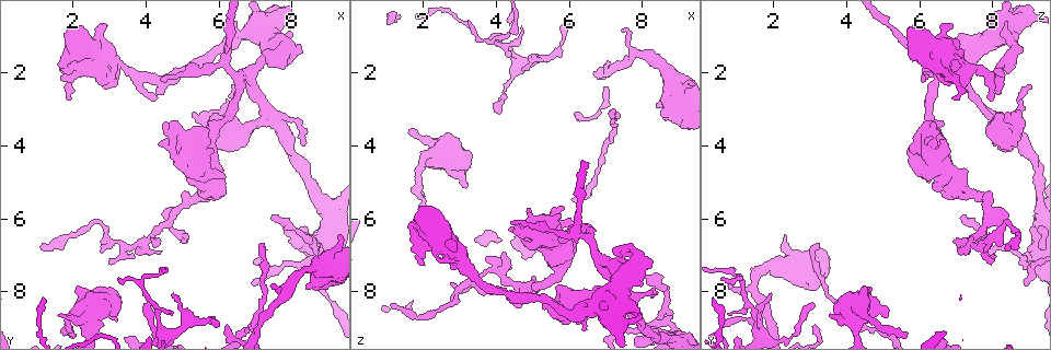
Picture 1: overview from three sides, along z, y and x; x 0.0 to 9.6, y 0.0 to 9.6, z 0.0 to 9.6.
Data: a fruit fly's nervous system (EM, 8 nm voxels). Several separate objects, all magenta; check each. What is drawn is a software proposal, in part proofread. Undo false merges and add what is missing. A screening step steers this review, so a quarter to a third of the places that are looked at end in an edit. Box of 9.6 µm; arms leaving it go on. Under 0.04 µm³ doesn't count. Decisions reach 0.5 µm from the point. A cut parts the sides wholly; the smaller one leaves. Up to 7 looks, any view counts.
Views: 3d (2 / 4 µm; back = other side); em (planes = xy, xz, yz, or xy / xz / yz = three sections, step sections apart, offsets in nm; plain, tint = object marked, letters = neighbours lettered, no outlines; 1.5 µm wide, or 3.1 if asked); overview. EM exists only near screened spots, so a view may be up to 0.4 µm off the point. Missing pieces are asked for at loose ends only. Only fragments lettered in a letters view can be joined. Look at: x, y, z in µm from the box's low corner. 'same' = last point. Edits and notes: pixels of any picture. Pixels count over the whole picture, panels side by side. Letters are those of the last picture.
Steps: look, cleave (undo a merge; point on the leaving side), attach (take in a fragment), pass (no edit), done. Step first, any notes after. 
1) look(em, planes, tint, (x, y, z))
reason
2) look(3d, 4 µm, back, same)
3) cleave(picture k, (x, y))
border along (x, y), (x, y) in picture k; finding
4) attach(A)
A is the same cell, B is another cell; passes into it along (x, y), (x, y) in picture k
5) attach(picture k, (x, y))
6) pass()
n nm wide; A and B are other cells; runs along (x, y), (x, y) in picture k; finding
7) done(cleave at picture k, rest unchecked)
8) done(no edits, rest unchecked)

look(em, xy, step 8, tint, (3.10, 8.65, 5.15))
free end

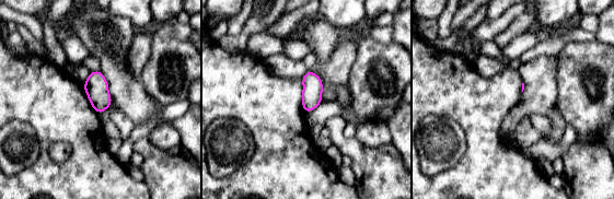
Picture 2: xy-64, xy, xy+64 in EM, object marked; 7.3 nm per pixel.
look(em, xy, step 8, letters, same)

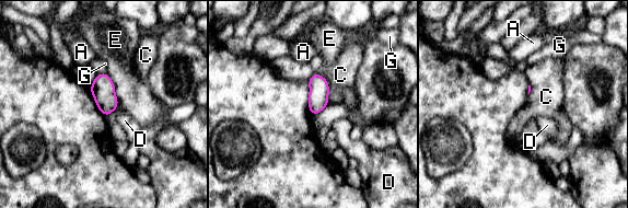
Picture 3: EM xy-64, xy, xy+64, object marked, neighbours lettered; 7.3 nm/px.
pass()
E touches over 280 nm; A, C, D, E and G are other cells; border along (315, 71), (328, 84), (328, 104) in picture 3; none of them fits

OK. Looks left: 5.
look(3d, 4 µm, (1.15, 6.85, 8.45))
long arm stops here

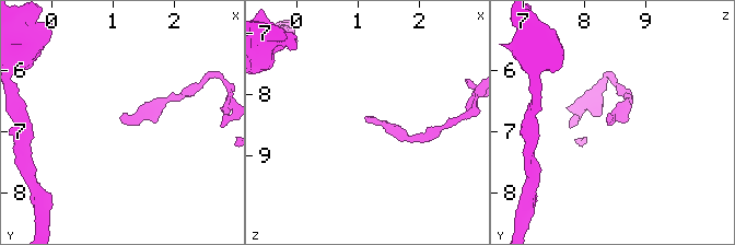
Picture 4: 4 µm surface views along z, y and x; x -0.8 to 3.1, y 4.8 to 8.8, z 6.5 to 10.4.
look(em, planes, letters, (1.10, 6.85, 8.40))

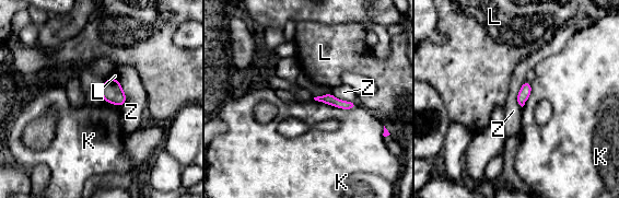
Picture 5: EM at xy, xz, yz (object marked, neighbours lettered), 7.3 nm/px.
pass()
K, L and Z are other cells; runs along (320, 98), (353, 105) in picture 5; none of them fits

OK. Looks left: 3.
look(em, planes, tint, (3.85, 6.70, 7.45))
abrupt turn

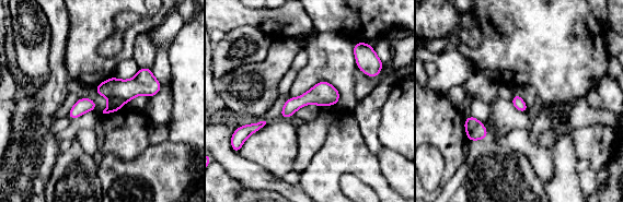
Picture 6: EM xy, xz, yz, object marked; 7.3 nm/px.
look(em, planes, letters, same)

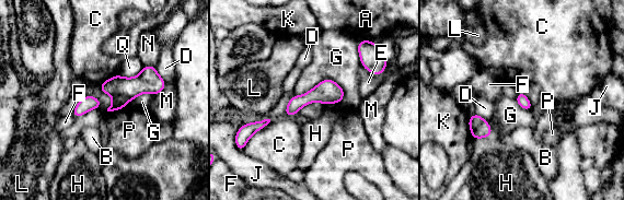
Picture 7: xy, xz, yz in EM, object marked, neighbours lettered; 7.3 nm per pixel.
pass()
A, B, C, D, E, F, G, H, J, K, L, M, N, P and Q are other cells; border along (345, 93), (323, 79), (296, 95) in picture 7; all the same neuron

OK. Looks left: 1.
done(no edits, rest unchecked)

